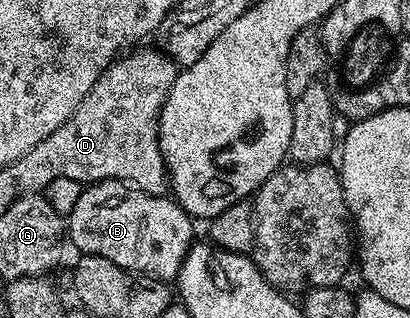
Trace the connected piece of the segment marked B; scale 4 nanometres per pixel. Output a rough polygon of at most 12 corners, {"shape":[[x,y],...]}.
{"shape":[[121,180],[83,187],[79,253],[177,281],[192,217]]}

